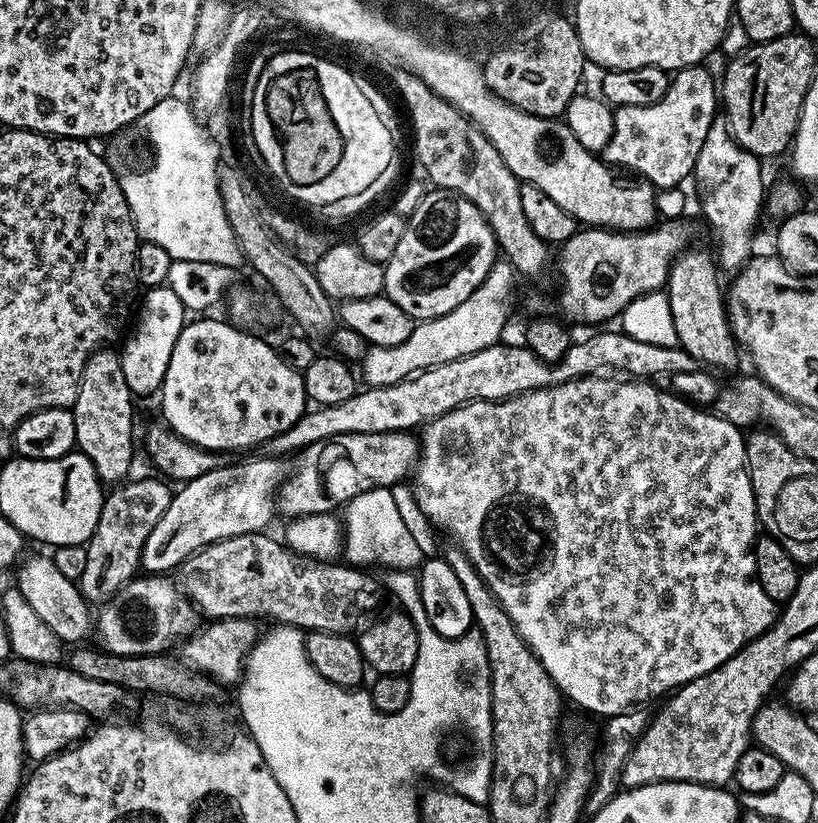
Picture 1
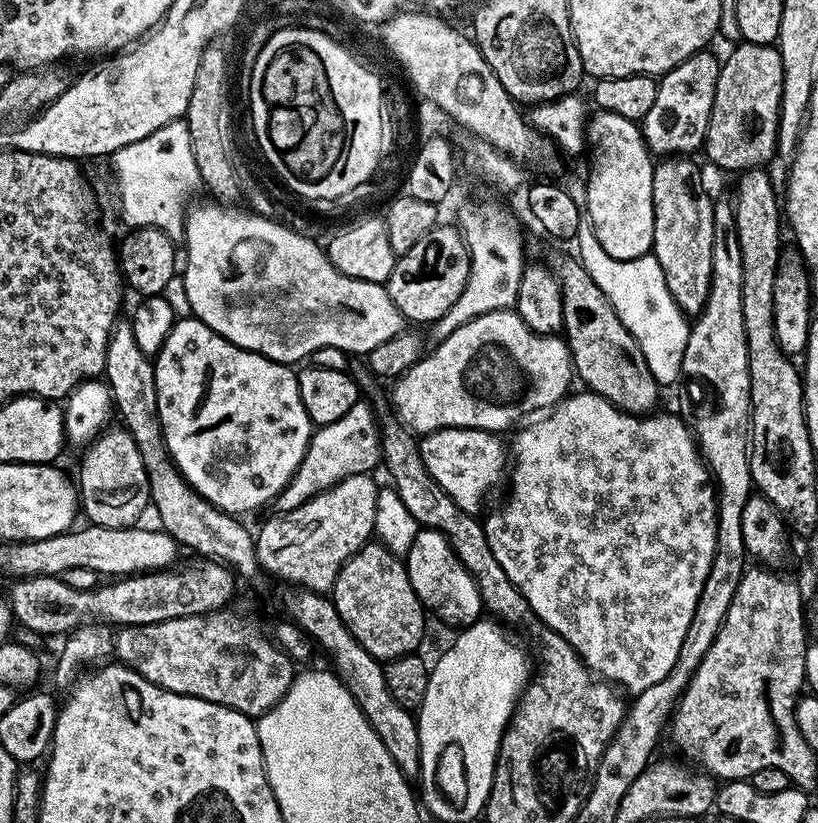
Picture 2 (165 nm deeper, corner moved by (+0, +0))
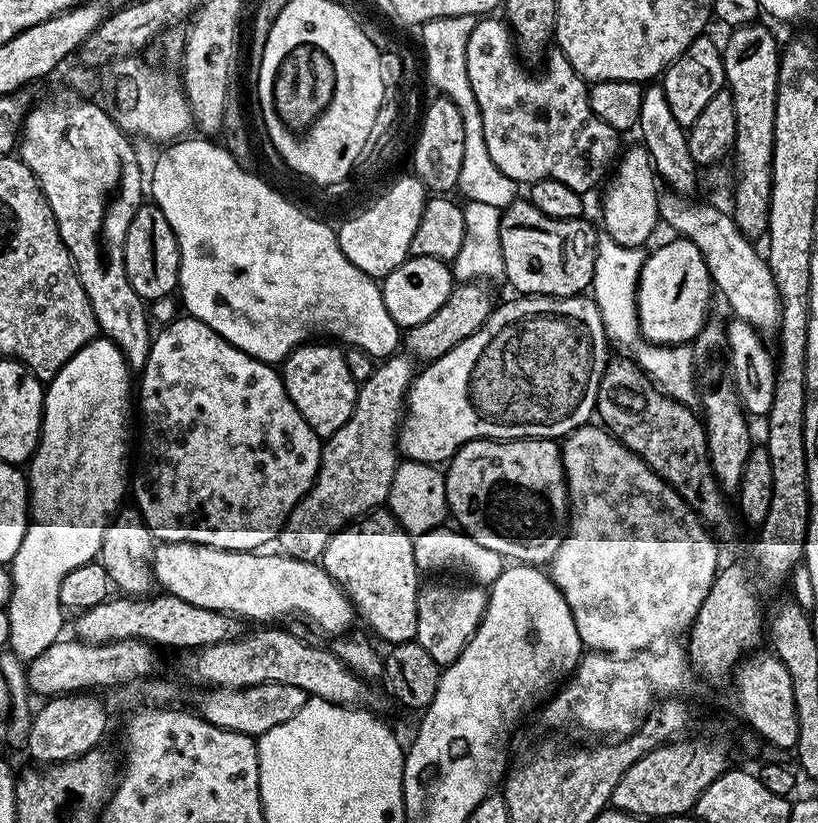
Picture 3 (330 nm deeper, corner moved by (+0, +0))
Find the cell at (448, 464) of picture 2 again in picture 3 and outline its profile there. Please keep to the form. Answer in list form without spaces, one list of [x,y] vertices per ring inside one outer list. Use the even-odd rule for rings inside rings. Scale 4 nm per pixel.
[[[552,438],[471,440],[463,444],[447,461],[443,473],[448,511],[452,516],[456,515],[455,523],[470,538],[474,538],[474,542],[486,546],[486,550],[494,550],[509,561],[533,566],[547,565],[566,535],[568,519],[568,483],[564,481],[560,450],[561,445]]]

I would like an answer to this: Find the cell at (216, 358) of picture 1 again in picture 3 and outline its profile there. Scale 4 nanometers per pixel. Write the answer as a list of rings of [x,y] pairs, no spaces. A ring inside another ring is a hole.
[[[177,318],[172,323],[163,325],[159,331],[152,337],[152,345],[150,346],[150,354],[146,358],[146,366],[144,367],[144,371],[139,373],[138,376],[138,380],[140,380],[140,420],[144,423],[144,429],[140,432],[140,461],[136,464],[136,476],[134,472],[134,479],[130,484],[131,495],[132,492],[136,495],[134,507],[140,511],[140,517],[144,519],[144,524],[150,529],[153,537],[161,544],[190,542],[191,544],[201,544],[202,546],[214,546],[218,550],[230,550],[231,552],[254,552],[263,549],[263,544],[272,544],[277,539],[281,529],[287,525],[288,516],[299,506],[300,500],[311,490],[311,486],[315,482],[316,472],[319,470],[322,447],[321,437],[317,436],[313,428],[306,422],[306,418],[302,418],[302,414],[298,414],[294,402],[290,402],[290,398],[286,394],[283,375],[273,365],[263,364],[261,360],[255,360],[252,356],[247,356],[245,352],[235,348],[231,342],[223,340],[214,329],[203,324],[201,320]]]

